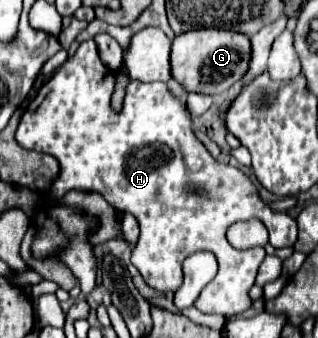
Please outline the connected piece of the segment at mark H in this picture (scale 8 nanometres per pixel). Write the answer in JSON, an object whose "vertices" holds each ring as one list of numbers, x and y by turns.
{"vertices":[[86,40,80,44,74,58,64,62,56,70,52,80,40,88,38,96,30,102,28,110,24,112,16,132,18,144,28,150,50,154,60,162,60,176,52,184,48,198,62,198,70,190,98,192,116,210,126,210,132,216,136,216,140,224,140,238,136,248,132,250,132,264,140,270,146,284,160,292,172,292,182,284,182,262,188,254,200,250,214,252,220,262,220,272,206,286,206,290,202,290,194,306,204,314,216,312,222,316,240,314,248,310,252,306,248,292,254,286,262,254,258,254,258,248,252,248,248,252,234,250,226,240,228,226,238,220,258,218,262,222,268,222,268,230,272,230,272,246,286,248,294,246,296,242,296,220,290,218,286,212,272,210,260,198,256,186,240,168,216,162,210,156,210,152,202,148,202,142,192,132,190,110,176,100,176,96,166,88,164,82,144,84,130,80,120,112,116,112,110,106,114,86,116,72,100,60,96,42]]}

